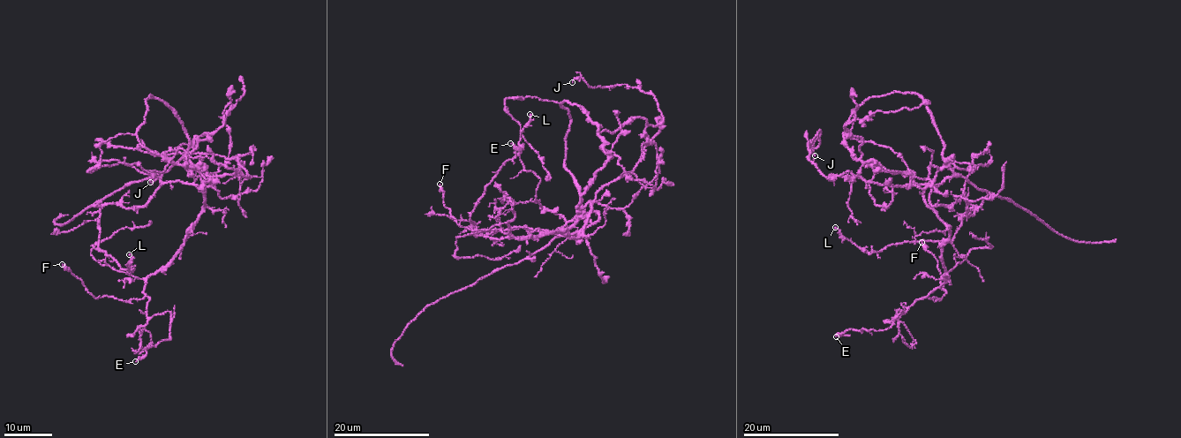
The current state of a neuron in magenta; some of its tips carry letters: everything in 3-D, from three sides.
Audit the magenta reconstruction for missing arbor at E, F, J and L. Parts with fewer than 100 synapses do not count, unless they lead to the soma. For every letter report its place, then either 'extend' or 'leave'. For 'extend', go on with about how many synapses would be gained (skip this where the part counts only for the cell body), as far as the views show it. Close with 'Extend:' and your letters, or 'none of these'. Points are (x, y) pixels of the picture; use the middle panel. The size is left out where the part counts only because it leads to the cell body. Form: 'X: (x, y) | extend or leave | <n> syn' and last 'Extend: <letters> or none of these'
E: (510, 143) | leave
F: (440, 184) | leave
J: (572, 82) | leave
L: (530, 114) | leave
Extend: none of these

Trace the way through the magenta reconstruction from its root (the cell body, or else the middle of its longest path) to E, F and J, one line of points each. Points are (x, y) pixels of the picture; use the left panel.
E: (193, 165), (206, 204), (144, 291), (148, 316), (170, 314), (171, 338), (135, 361)
F: (193, 165), (201, 172), (206, 204), (177, 253), (146, 279), (141, 298), (95, 298), (62, 264)
J: (193, 165), (200, 175), (215, 177), (242, 167), (248, 177), (178, 148), (150, 182)

